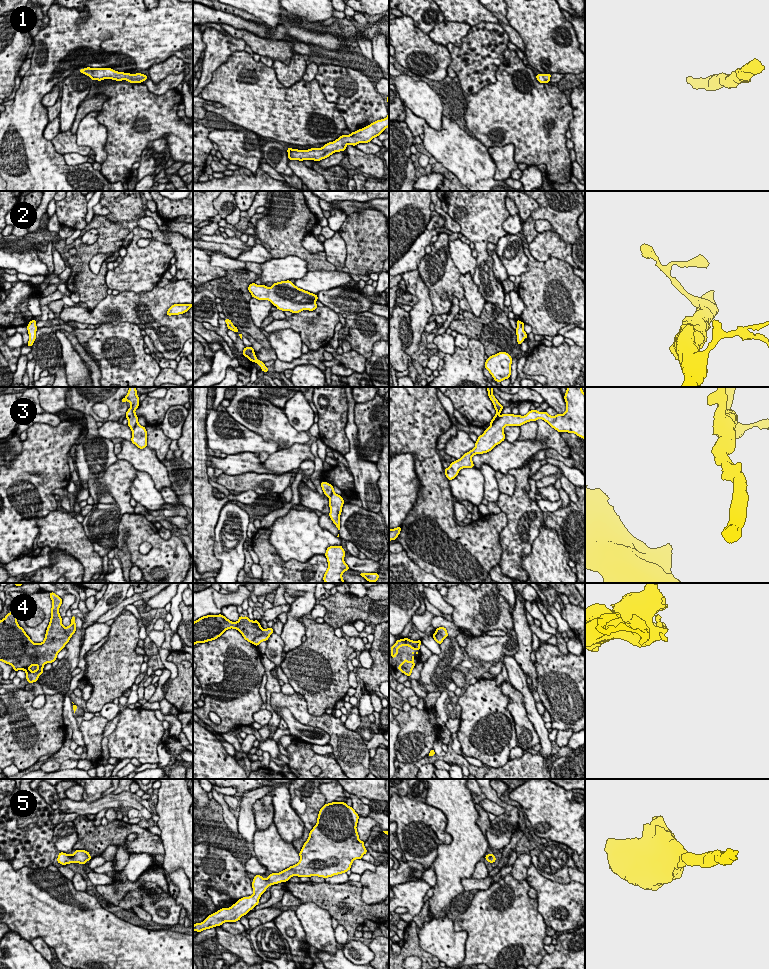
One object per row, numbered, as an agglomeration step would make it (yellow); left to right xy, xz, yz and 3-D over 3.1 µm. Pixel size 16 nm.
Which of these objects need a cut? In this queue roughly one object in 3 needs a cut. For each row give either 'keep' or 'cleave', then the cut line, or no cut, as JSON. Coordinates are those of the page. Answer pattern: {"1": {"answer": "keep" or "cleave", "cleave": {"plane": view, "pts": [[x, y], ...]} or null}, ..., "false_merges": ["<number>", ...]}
{"1": {"answer": "keep", "cleave": null}, "2": {"answer": "keep", "cleave": null}, "3": {"answer": "cleave", "cleave": {"plane": "yz", "pts": [[500, 417], [491, 425]]}}, "4": {"answer": "cleave", "cleave": {"plane": "xz", "pts": [[262, 629], [262, 632], [251, 642]]}}, "5": {"answer": "keep", "cleave": null}, "false_merges": ["3", "4"]}

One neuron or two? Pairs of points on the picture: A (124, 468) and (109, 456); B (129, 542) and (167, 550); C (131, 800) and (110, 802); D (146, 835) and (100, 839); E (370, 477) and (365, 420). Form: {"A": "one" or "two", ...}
{"A": "two", "B": "one", "C": "one", "D": "one", "E": "two"}

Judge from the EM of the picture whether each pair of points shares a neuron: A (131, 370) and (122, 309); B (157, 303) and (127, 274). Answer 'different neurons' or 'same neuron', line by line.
A: different neurons
B: different neurons

